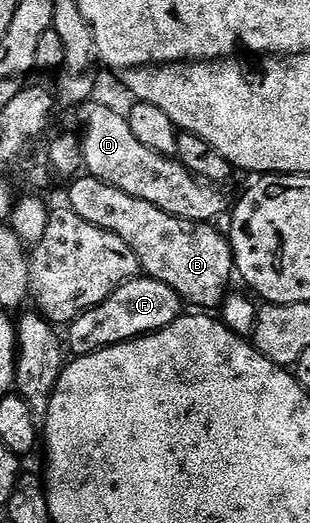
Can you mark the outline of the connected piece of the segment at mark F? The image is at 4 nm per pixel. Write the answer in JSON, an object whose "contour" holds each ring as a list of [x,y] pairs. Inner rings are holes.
{"contour":[[[140,275],[117,287],[117,291],[113,291],[113,295],[109,295],[109,299],[105,299],[97,307],[73,319],[65,329],[65,345],[70,352],[72,349],[75,357],[93,355],[110,345],[132,341],[135,337],[143,337],[147,333],[156,333],[169,327],[184,309],[185,303],[177,295],[177,291],[173,291],[173,287],[152,277]]]}

